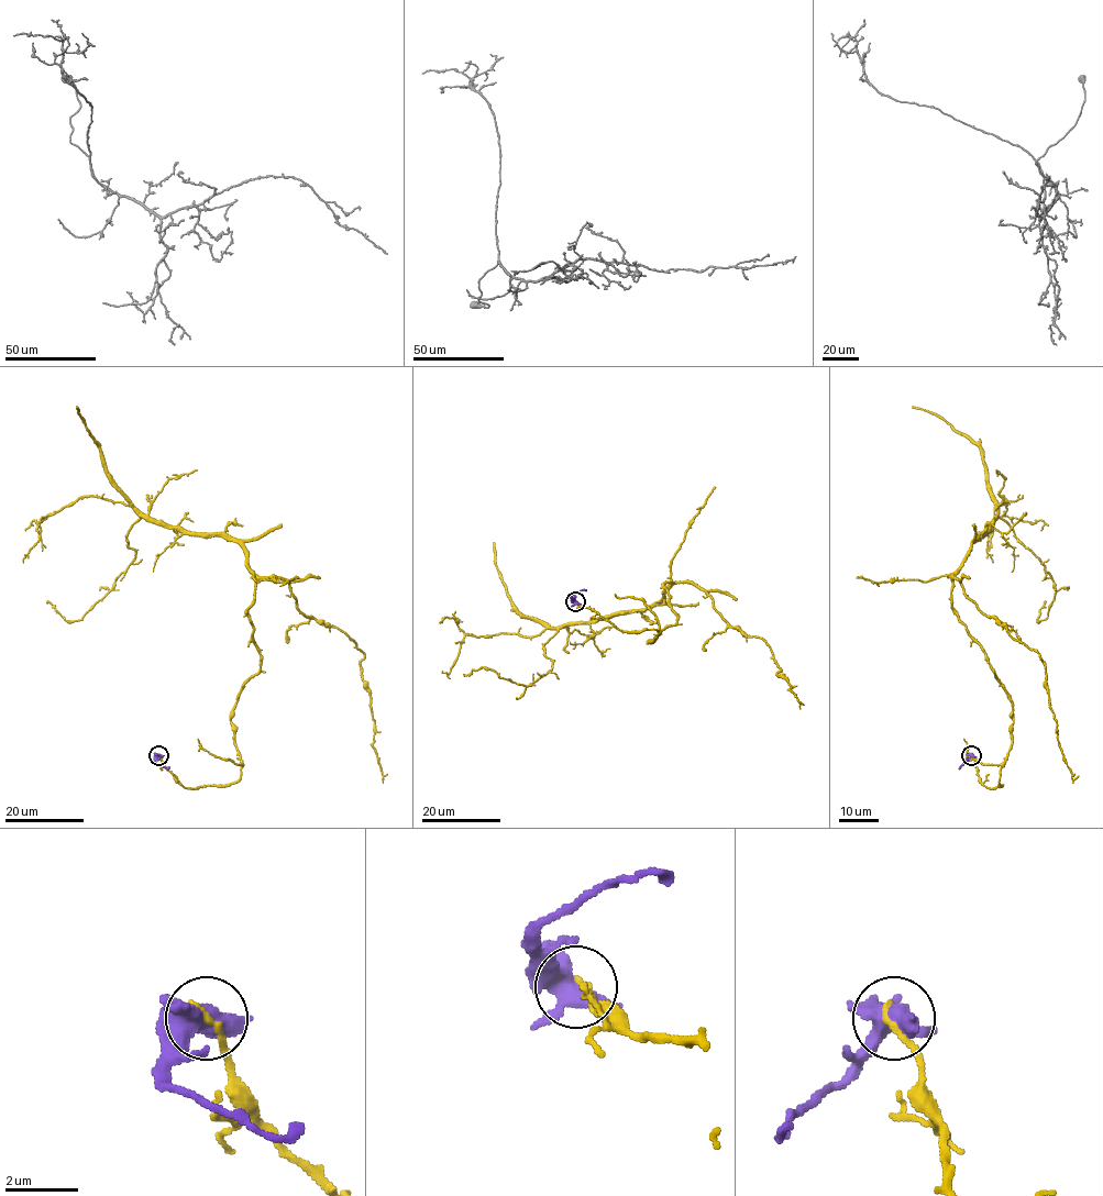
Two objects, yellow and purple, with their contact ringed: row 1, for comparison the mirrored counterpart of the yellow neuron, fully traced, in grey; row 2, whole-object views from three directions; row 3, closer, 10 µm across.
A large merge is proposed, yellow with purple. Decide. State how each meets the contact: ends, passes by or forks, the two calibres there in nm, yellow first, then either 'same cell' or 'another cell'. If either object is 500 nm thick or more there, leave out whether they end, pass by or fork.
yellow ends | purple forks | 180/480 nm | another cell

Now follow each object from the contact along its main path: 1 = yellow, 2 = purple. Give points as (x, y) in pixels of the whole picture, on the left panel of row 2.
1: (158, 755), (185, 787), (240, 777), (230, 718), (260, 670), (244, 550), (140, 518), (84, 617), (46, 602)
2: (158, 755), (155, 762), (166, 768), (169, 766)

